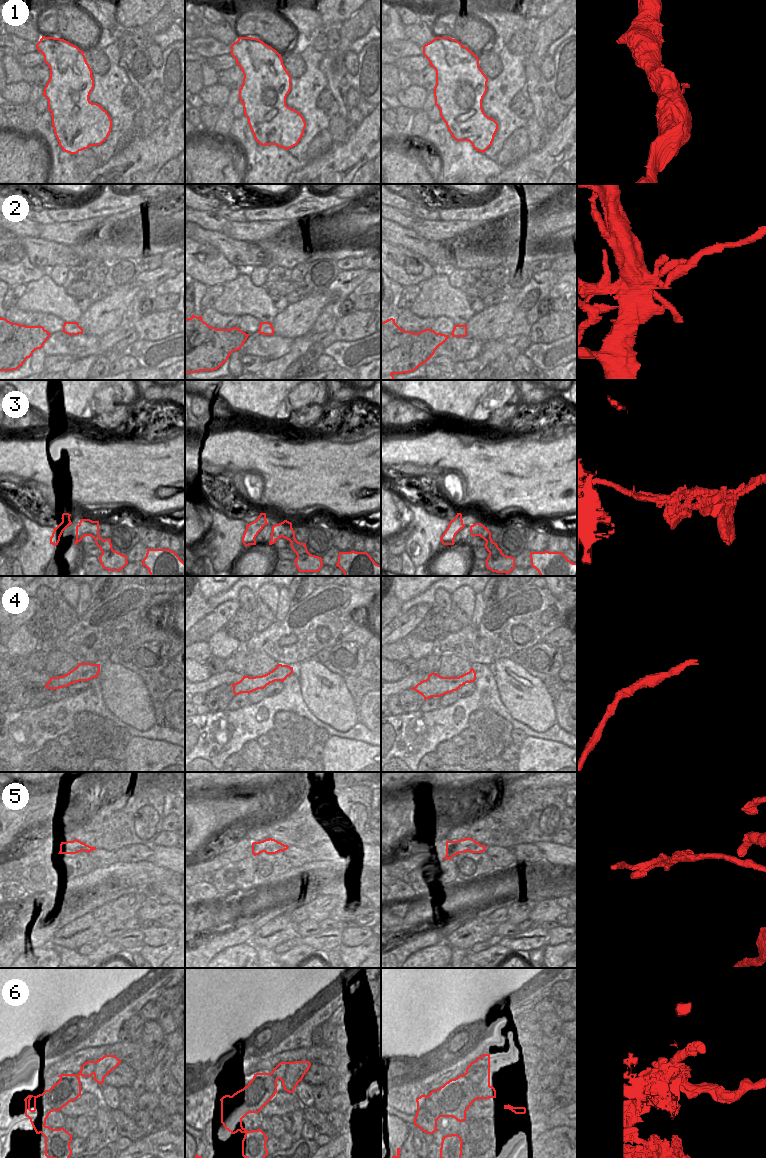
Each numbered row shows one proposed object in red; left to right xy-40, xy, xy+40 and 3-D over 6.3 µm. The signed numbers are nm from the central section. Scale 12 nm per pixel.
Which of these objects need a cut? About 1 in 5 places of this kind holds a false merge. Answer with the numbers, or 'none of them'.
2, 5

